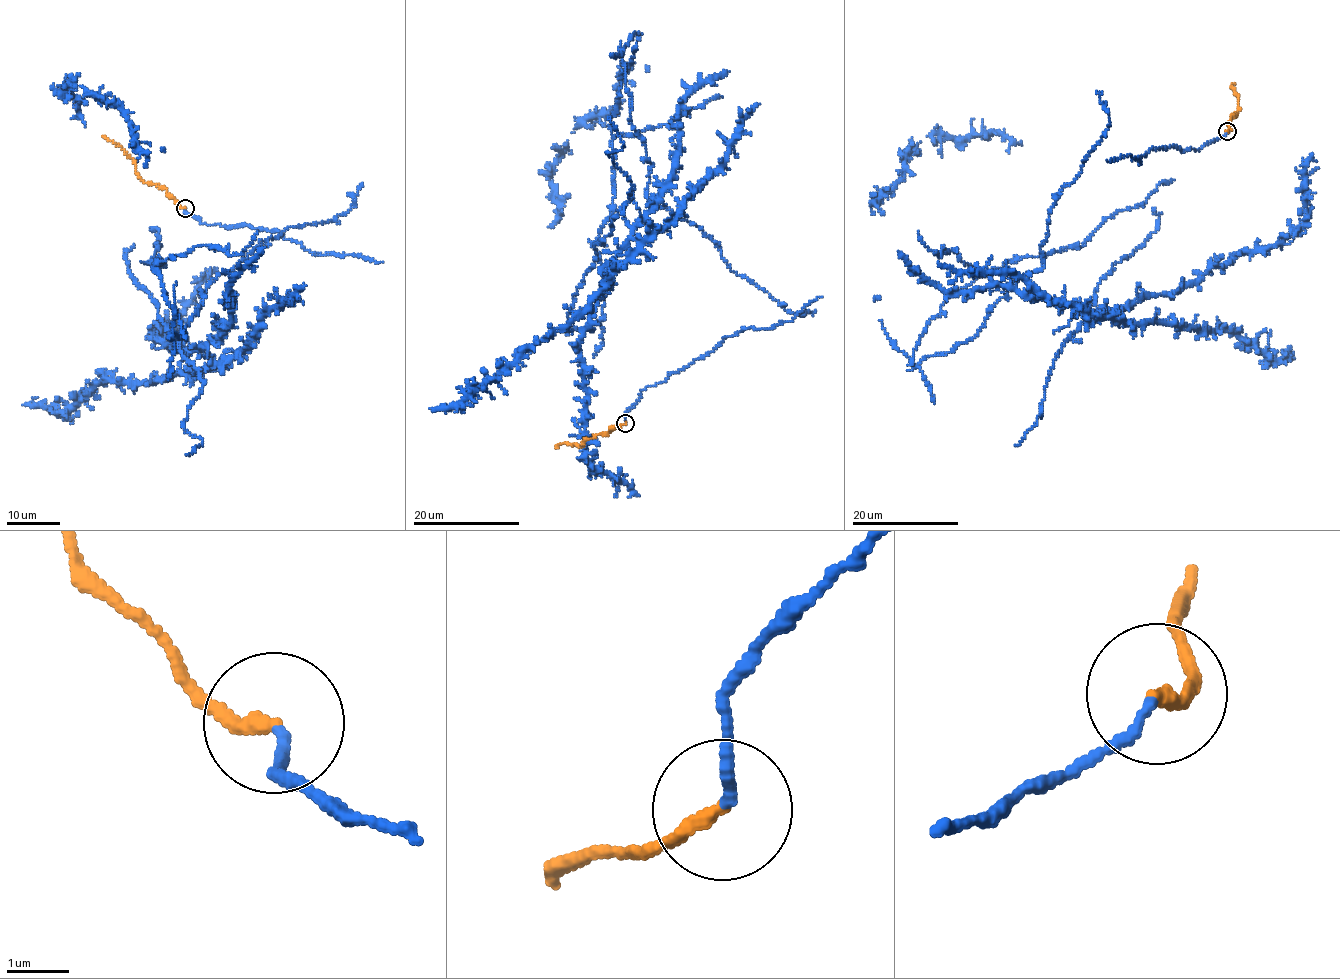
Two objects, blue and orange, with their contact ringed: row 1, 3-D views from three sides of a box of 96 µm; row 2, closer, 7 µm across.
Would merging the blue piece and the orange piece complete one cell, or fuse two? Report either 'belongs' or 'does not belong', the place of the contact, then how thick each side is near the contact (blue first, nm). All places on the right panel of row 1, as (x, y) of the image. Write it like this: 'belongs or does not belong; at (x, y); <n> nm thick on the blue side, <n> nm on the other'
belongs; at (1227, 131); 160 nm thick on the blue side, 240 nm on the other

